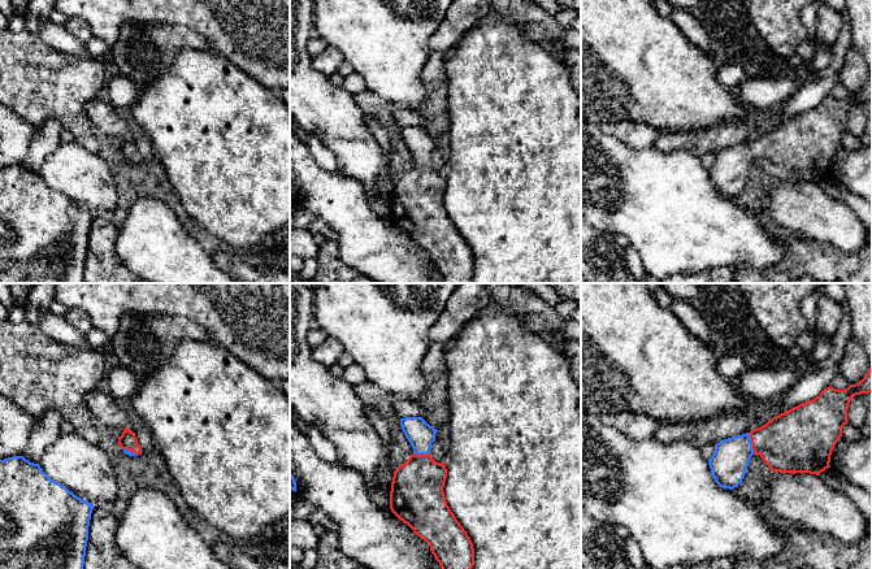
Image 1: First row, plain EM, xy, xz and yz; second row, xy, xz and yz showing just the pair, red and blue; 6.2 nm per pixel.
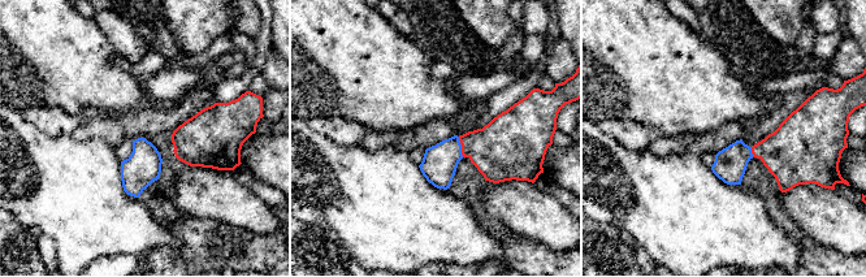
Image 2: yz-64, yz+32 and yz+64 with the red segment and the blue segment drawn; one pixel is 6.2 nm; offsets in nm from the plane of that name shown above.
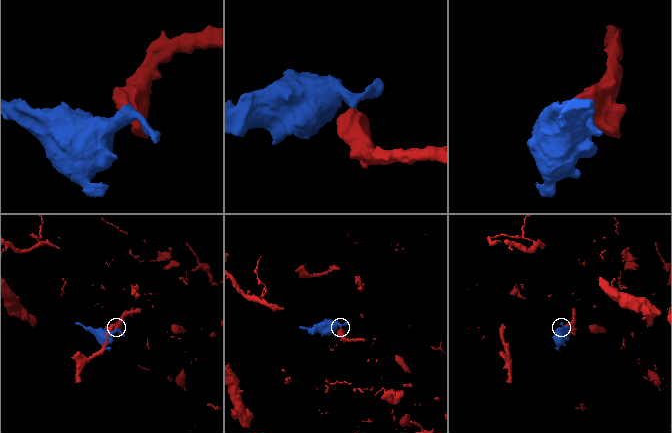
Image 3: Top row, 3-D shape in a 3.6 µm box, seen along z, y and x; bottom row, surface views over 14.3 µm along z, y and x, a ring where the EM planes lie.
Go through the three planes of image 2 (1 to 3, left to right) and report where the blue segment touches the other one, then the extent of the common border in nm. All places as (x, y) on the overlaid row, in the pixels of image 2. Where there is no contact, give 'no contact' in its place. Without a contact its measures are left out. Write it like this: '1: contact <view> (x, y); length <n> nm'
1: no contact
2: contact yz+32 (462, 147); length 130 nm
3: contact yz+64 (752, 152); length 70 nm

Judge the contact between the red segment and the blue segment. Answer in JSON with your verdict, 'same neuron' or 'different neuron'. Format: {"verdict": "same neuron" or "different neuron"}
{"verdict": "same neuron"}

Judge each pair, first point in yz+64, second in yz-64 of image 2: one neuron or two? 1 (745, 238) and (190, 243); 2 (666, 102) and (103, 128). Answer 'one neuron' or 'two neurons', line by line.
1: two neurons
2: two neurons

